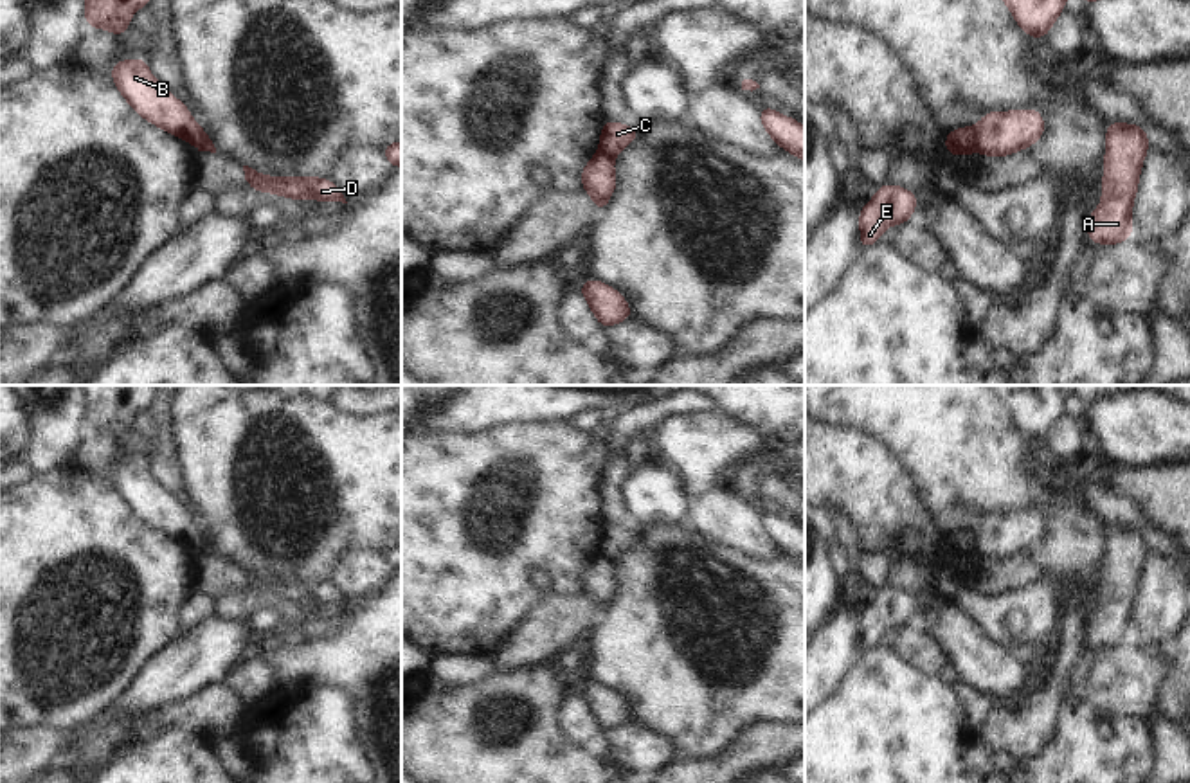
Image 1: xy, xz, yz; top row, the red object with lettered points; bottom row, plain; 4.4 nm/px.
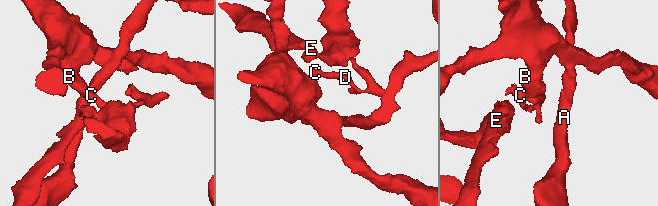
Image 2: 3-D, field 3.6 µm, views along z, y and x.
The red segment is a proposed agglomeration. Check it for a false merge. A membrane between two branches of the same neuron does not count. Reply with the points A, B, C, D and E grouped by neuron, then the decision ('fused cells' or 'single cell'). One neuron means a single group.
A B E / C D; fused cells

